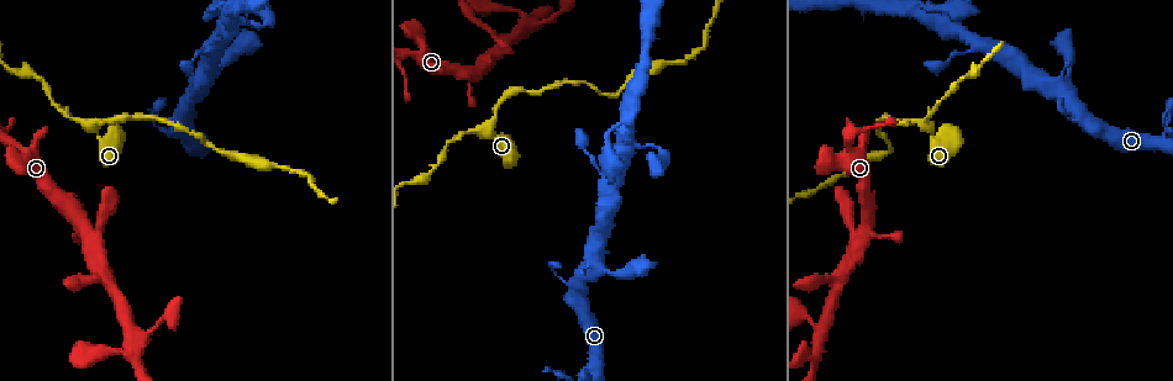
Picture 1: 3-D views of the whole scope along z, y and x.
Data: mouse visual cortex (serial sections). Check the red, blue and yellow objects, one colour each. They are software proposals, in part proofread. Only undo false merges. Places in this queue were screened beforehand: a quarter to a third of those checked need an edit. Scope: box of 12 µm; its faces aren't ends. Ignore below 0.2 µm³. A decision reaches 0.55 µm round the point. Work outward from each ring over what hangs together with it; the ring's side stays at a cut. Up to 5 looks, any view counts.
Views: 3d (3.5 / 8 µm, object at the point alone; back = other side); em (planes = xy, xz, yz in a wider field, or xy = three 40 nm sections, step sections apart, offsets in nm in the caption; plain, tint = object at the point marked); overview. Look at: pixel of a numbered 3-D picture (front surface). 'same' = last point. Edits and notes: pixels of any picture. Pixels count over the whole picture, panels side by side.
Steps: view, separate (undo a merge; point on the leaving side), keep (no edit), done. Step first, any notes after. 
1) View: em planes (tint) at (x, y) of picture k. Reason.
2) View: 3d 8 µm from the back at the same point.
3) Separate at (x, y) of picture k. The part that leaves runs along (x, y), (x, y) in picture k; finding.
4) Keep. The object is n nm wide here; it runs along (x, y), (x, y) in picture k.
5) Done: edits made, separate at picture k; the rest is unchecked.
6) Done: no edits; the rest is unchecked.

View: 3d 8 µm at (926, 128) of picture 1. Thin neck.

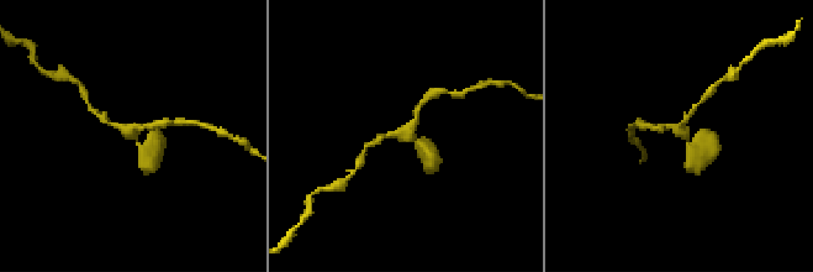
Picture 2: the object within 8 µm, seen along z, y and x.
View: em planes (tint) at (681, 131) of picture 2. 3 arms meet here; the arms are 150, 200, 400 nm wide.

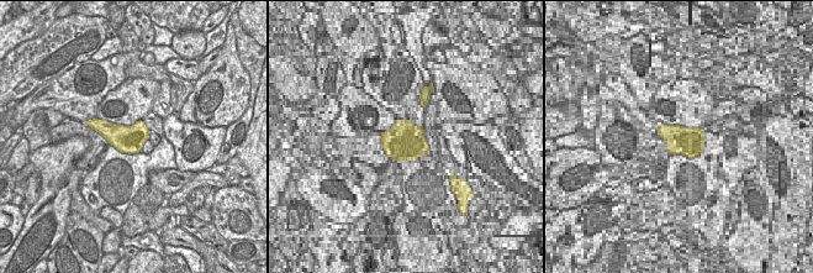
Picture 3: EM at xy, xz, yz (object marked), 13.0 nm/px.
Keep. The object is 360 nm wide here; it runs along (696, 161), (682, 131), (654, 127) in picture 2; continuous, no second cell.

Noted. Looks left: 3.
View: 3d 3.5 µm from the back at (133, 336) of picture 1. Sharp bend.

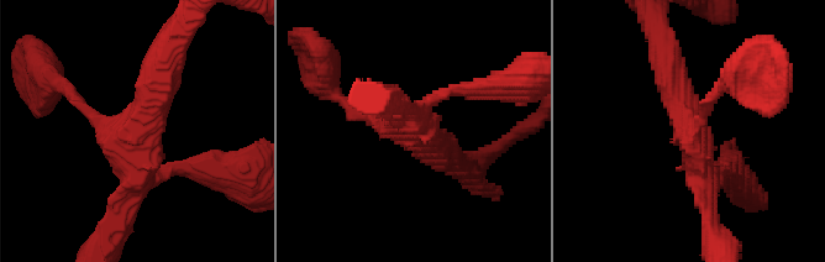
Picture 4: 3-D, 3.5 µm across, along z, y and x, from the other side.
View: em xy step 3 (tint) at (145, 126) of picture 4. 3 arms meet here; the arms are 150, 250, 450 nm wide.

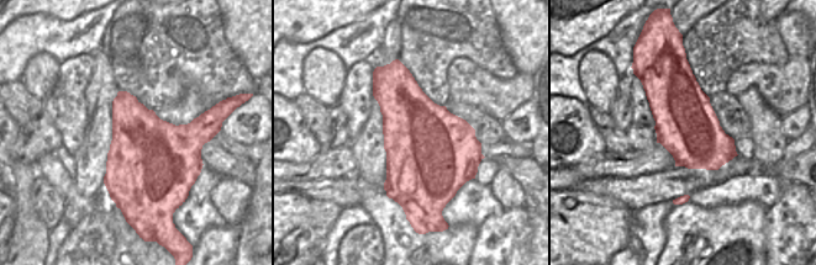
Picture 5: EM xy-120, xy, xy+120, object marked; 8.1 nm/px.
Keep. It runs along (665, 53), (695, 160), (728, 171) in picture 4; one cell here.

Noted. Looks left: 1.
Done: no edits; the rest is unchecked.

